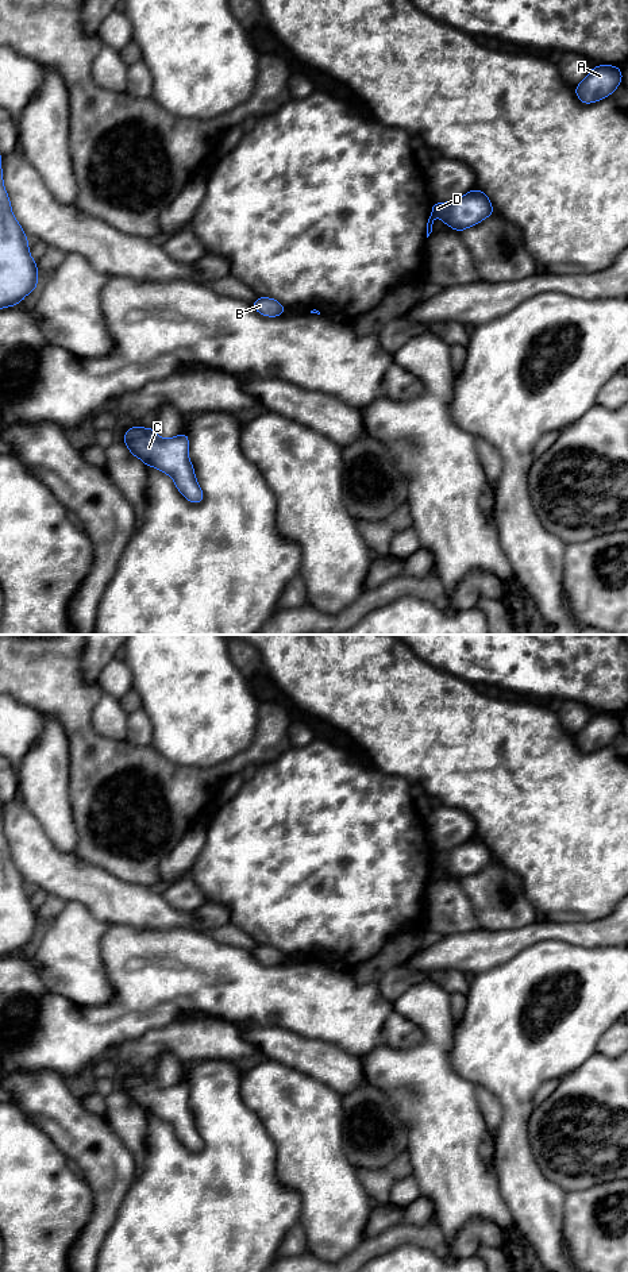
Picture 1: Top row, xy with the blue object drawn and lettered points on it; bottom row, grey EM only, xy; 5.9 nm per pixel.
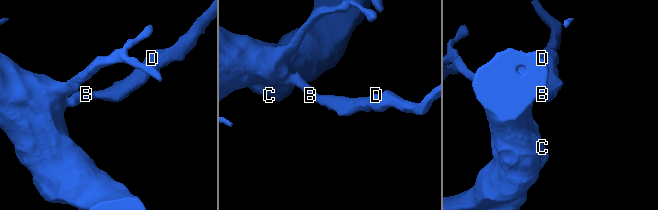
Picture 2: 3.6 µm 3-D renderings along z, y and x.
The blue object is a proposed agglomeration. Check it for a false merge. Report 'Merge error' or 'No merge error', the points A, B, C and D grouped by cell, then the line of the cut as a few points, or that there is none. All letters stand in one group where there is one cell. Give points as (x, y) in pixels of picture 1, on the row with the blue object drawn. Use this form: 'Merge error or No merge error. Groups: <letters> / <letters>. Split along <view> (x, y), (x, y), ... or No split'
No merge error. Groups: A B C D. No split

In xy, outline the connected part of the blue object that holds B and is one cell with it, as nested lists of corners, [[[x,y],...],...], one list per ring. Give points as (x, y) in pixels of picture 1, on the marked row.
[[[258,297],[251,304],[259,315],[267,317],[278,317],[286,311],[286,308],[280,301],[270,297]]]

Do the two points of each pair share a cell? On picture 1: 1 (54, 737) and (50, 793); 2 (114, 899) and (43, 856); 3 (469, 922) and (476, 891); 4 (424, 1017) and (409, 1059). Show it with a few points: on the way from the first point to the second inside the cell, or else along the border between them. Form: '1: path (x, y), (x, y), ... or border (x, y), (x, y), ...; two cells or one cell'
1: path (50, 751), (50, 779); one cell
2: path (96, 889), (61, 874); one cell
3: border (459, 881), (481, 926); two cells
4: path (430, 1028), (430, 1040), (420, 1049); one cell

